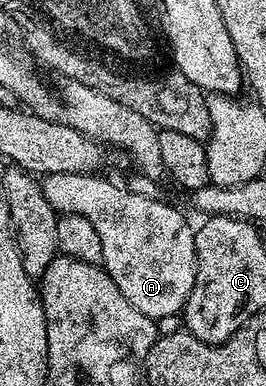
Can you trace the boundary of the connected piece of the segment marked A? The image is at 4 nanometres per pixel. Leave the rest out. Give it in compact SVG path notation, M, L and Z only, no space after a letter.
M100 173L45 175L44 196L59 214L78 213L78 217L87 217L94 224L102 240L102 266L114 285L118 285L122 297L138 313L146 313L146 317L157 321L179 316L190 297L190 289L194 289L196 276L193 224L188 224L187 217L178 208L164 203L163 198L135 195L127 186L119 187L102 176Z

